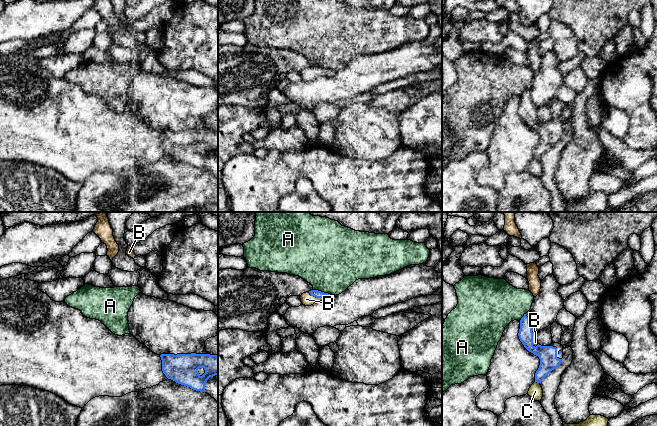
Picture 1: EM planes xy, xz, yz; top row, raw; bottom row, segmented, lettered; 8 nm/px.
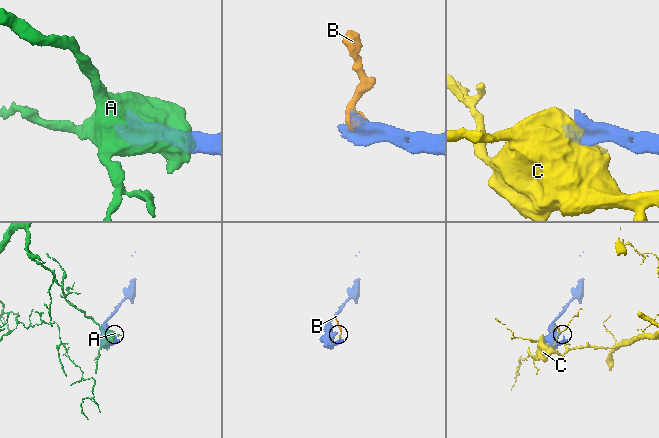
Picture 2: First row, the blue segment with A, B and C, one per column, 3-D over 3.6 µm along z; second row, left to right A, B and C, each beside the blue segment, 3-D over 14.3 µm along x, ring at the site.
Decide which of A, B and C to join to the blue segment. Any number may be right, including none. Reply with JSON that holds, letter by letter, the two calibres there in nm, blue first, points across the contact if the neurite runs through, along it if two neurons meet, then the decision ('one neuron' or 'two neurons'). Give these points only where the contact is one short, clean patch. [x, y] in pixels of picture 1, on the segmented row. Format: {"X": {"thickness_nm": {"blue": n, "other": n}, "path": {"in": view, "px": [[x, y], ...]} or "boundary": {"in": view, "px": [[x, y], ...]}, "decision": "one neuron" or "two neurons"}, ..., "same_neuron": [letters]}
{"A": {"thickness_nm": {"blue": 60, "other": 480}, "boundary": {"in": "xz", "px": [[313, 289], [329, 294]]}, "decision": "two neurons"}, "B": {"thickness_nm": {"blue": 140, "other": 50}, "path": {"in": "yz", "px": [[547, 354], [531, 342], [531, 331], [532, 339], [535, 342]]}, "decision": "one neuron"}, "C": {"thickness_nm": {"blue": 140, "other": 110}, "decision": "two neurons"}, "same_neuron": ["B"]}

